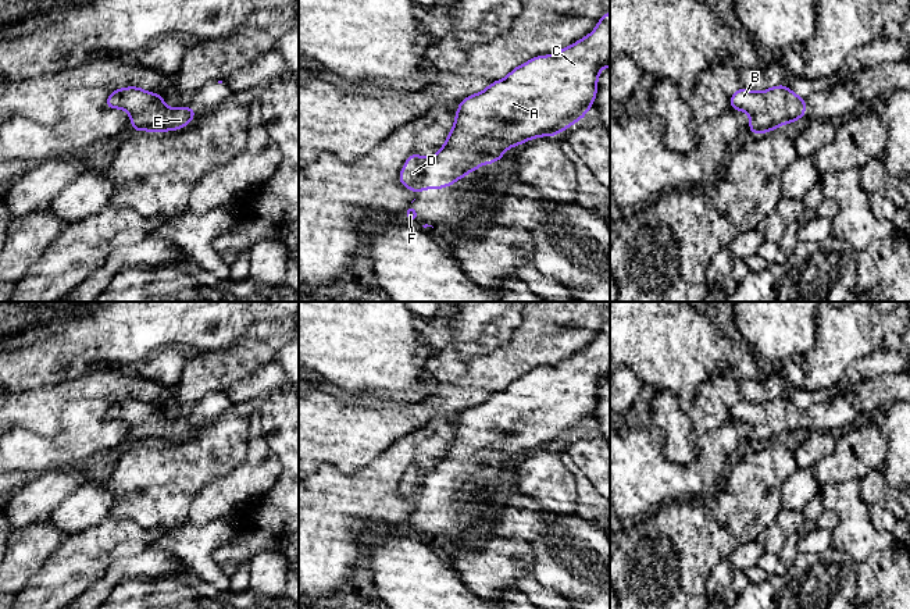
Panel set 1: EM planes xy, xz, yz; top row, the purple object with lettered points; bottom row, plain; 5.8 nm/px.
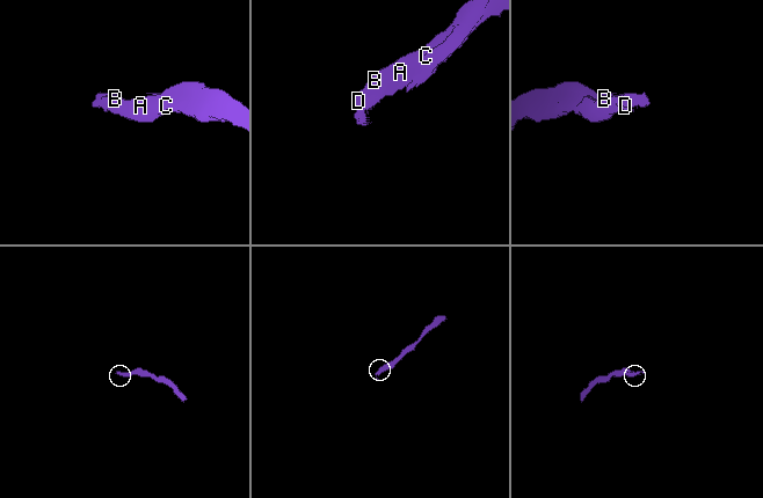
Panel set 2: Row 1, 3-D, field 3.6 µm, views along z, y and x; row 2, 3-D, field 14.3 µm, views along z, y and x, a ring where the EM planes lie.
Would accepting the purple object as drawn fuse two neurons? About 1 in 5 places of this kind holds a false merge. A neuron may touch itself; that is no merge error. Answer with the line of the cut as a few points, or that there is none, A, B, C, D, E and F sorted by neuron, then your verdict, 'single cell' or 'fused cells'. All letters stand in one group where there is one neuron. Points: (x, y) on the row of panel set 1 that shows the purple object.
cut none; groups A B C D E F; single cell

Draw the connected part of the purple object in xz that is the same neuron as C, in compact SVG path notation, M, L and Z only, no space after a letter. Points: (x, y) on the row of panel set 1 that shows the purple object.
M610 11L603 14L593 32L550 56L536 56L515 67L485 90L458 102L454 127L443 147L429 159L411 153L399 179L403 188L415 192L440 189L477 171L481 164L497 163L508 147L538 136L556 136L590 110L602 68L610 67Z

